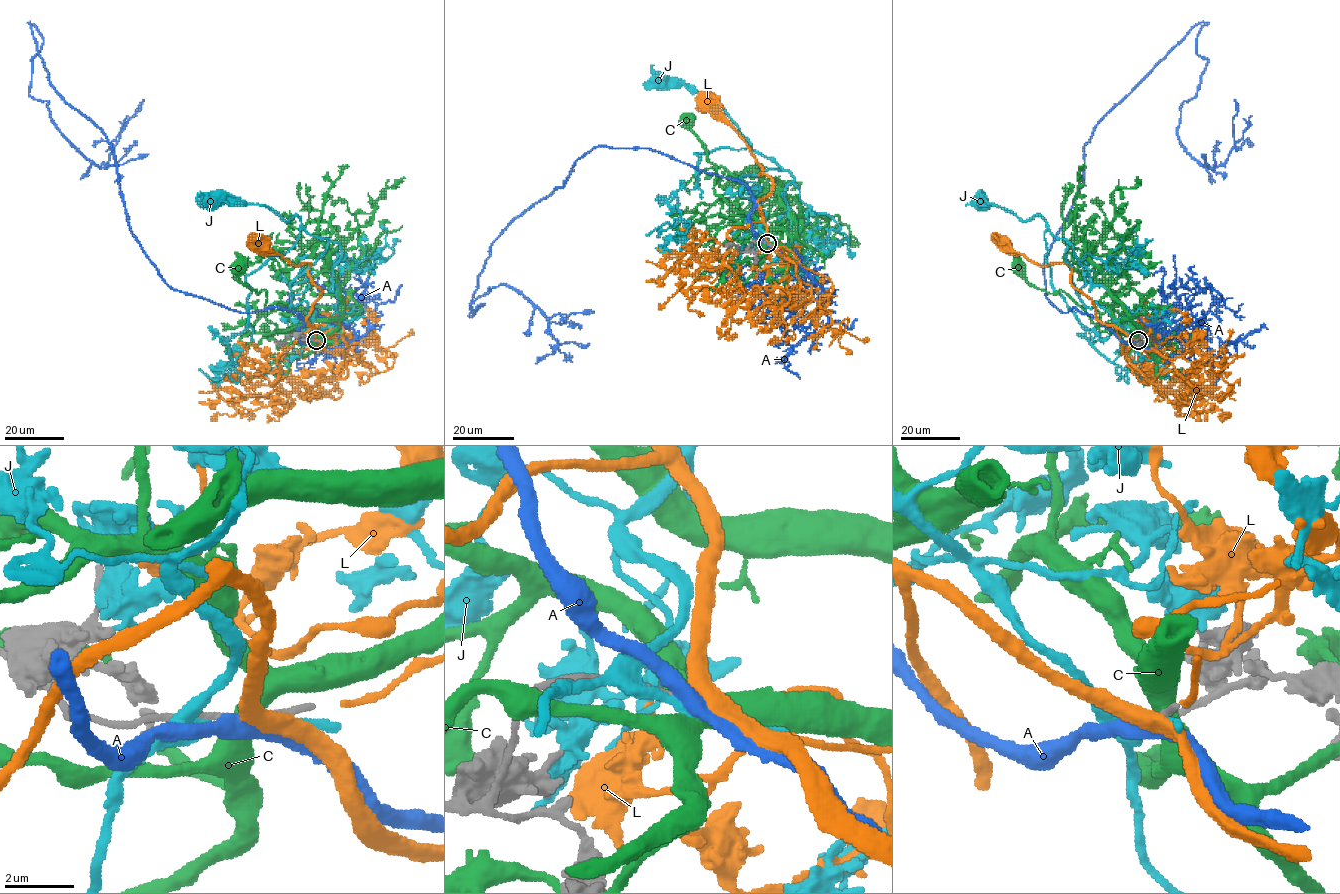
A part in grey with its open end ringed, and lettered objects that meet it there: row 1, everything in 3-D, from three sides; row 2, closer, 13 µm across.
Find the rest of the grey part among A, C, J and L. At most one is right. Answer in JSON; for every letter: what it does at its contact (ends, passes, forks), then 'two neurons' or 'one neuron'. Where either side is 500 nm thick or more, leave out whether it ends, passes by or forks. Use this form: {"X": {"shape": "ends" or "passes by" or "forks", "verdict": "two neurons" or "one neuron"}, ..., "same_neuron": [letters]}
{"A": {"shape": "passes by", "verdict": "two neurons"}, "C": {"verdict": "two neurons"}, "J": {"shape": "passes by", "verdict": "two neurons"}, "L": {"shape": "passes by", "verdict": "one neuron"}, "same_neuron": ["L"]}

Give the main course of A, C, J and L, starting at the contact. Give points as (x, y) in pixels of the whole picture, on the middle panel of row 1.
A: (765, 243), (745, 184), (595, 147), (497, 237), (469, 305), (509, 285), (559, 344), (589, 343)
C: (765, 243), (788, 245), (790, 237), (784, 231), (765, 229), (715, 193), (716, 167), (685, 120)
J: (764, 243), (765, 214), (755, 199), (741, 195), (741, 178), (780, 168), (753, 149), (712, 95), (659, 81)
L: (767, 244), (767, 226), (758, 201), (771, 191), (772, 181), (760, 174), (761, 166), (743, 138), (705, 104)

